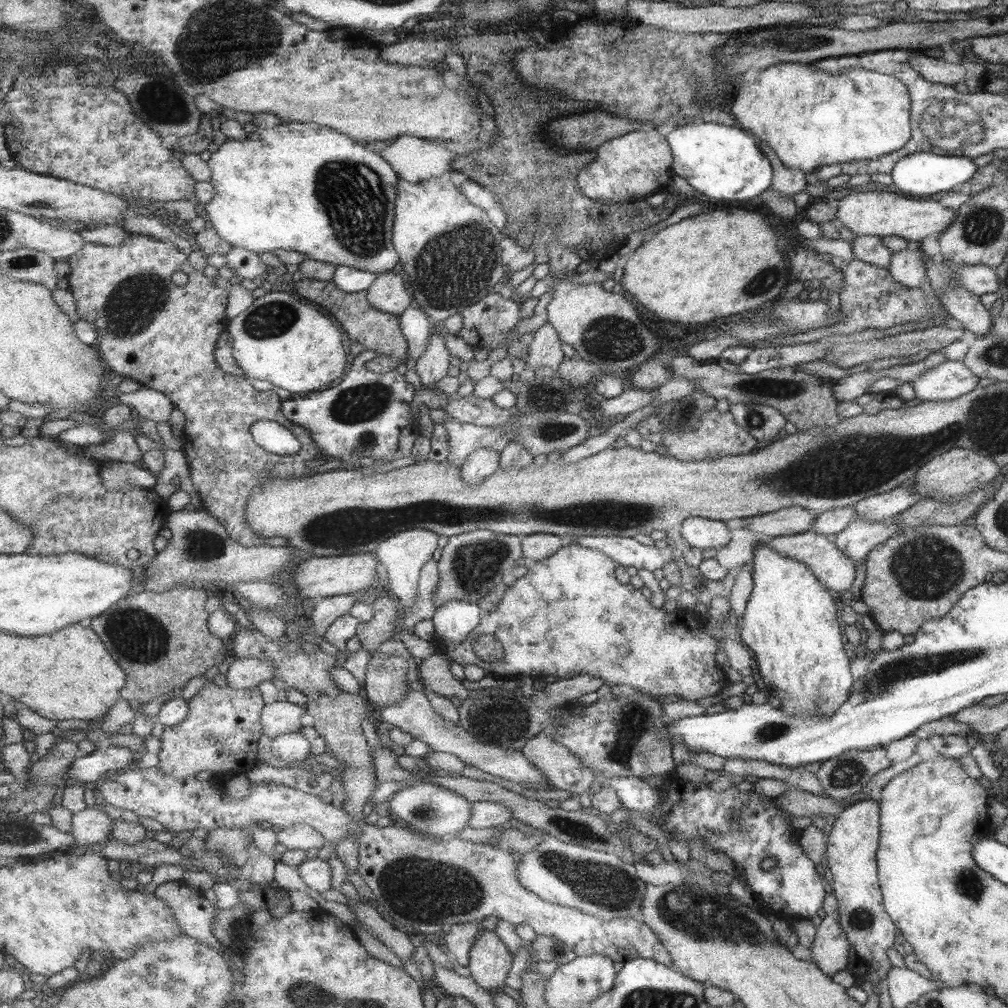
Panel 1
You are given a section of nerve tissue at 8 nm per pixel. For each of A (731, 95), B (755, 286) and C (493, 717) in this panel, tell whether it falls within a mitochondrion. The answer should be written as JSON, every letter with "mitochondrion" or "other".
{"A":"other","B":"mitochondrion","C":"mitochondrion"}

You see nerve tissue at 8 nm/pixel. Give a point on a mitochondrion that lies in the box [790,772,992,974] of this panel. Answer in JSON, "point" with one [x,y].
{"point":[969,885]}

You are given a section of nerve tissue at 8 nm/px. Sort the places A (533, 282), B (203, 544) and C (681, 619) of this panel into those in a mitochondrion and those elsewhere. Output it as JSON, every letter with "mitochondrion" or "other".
{"A":"other","B":"mitochondrion","C":"other"}

